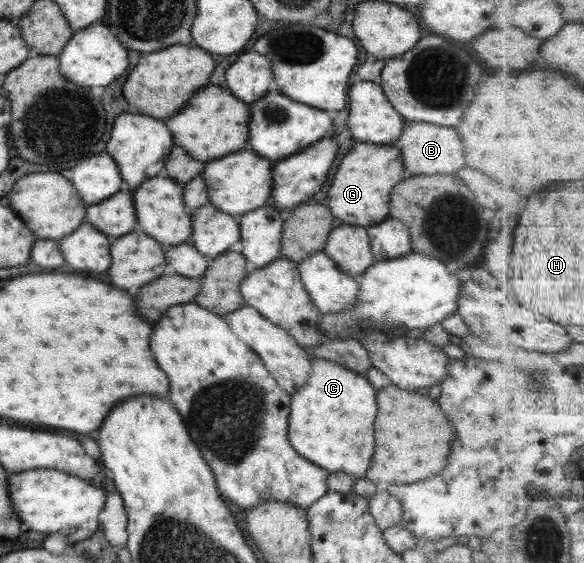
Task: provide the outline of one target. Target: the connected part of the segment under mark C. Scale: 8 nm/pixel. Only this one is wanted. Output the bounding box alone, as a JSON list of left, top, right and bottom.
[287,358,375,478]

